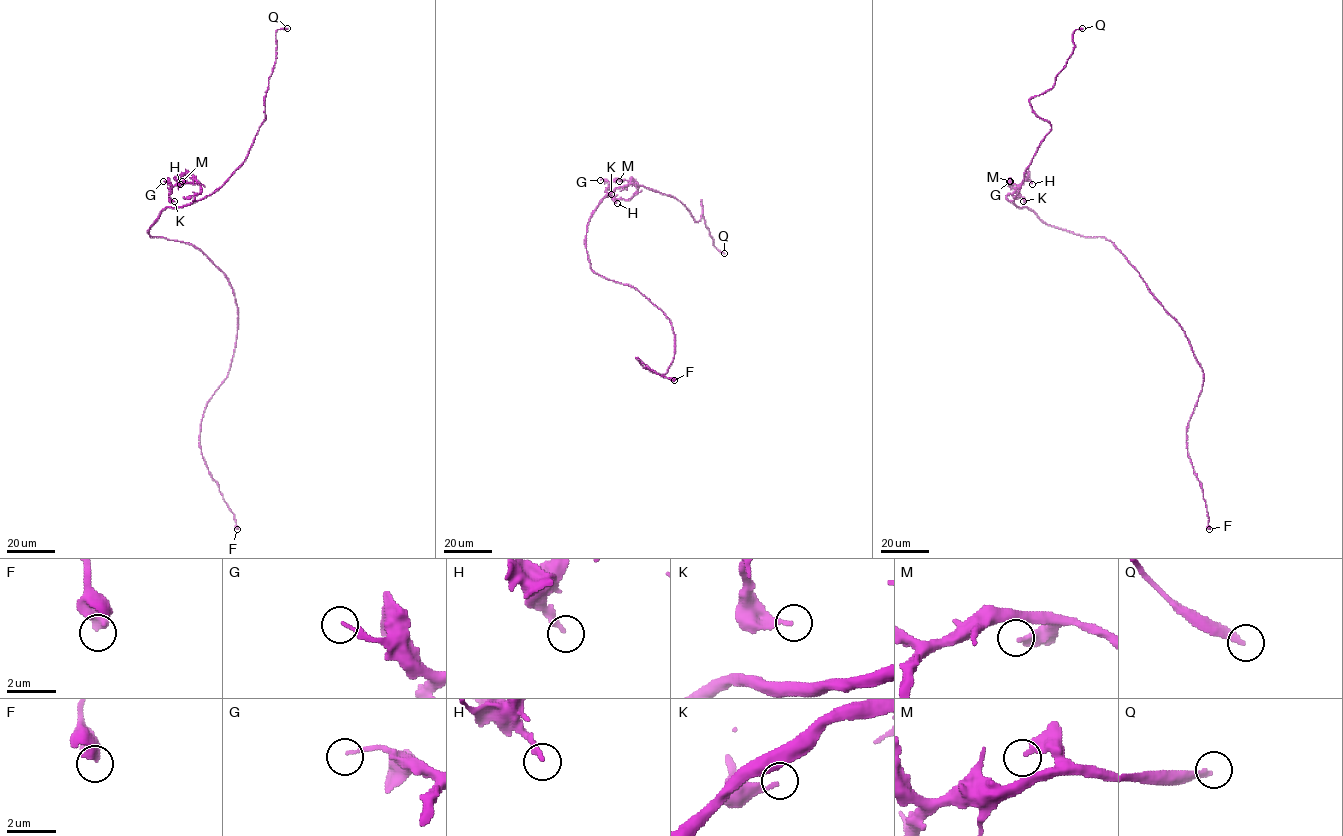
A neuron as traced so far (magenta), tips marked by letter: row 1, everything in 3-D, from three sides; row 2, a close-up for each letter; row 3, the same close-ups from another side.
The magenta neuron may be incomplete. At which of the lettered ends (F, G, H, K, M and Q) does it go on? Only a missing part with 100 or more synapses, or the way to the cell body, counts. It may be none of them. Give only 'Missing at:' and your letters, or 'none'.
Missing at: Q

